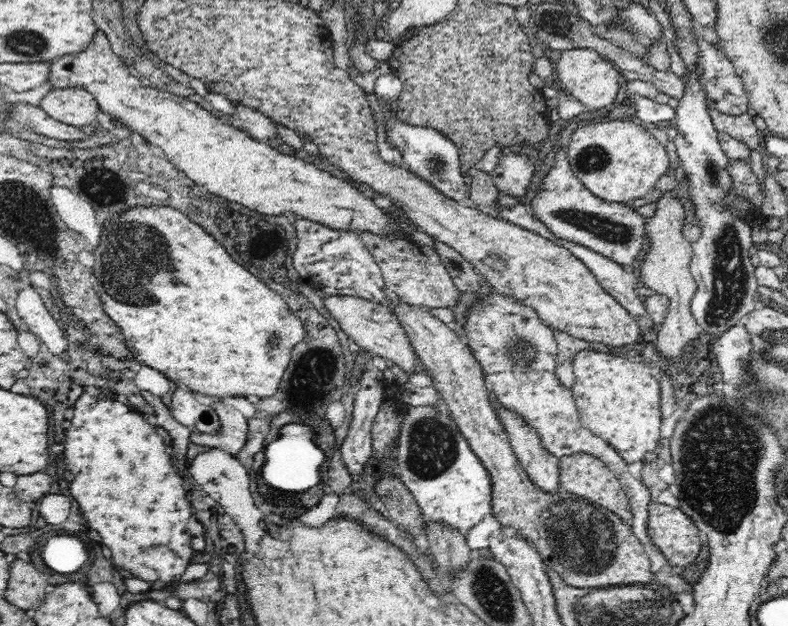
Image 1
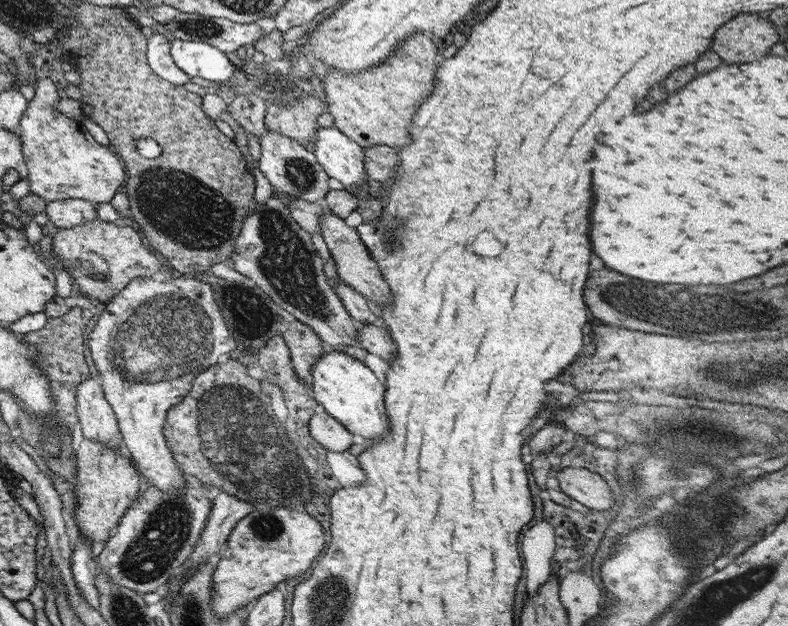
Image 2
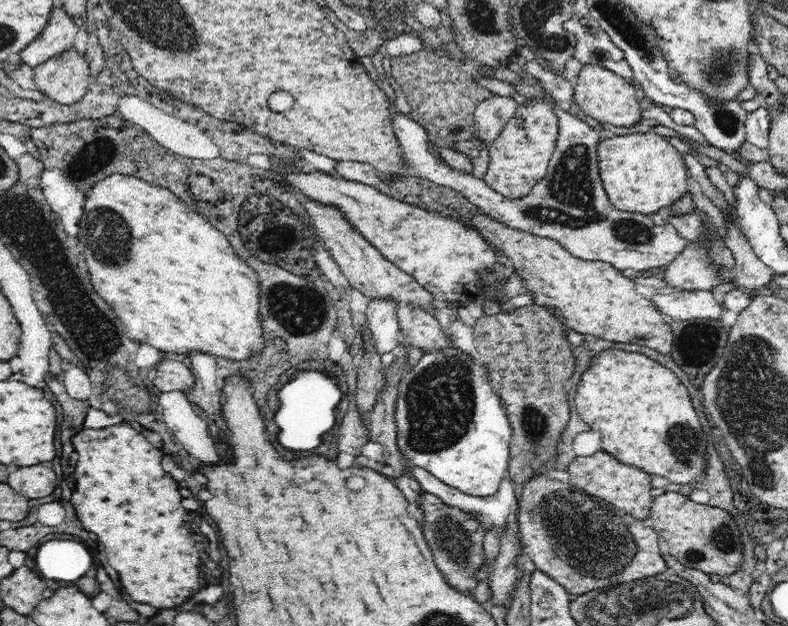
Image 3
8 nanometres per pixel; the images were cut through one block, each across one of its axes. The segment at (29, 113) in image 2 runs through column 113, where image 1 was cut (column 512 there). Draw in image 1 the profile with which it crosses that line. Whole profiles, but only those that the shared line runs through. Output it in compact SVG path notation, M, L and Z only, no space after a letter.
M510 152L508 156L500 158L492 178L500 194L524 196L524 190L530 186L532 170L534 160L526 160L526 156L520 156L518 152Z

